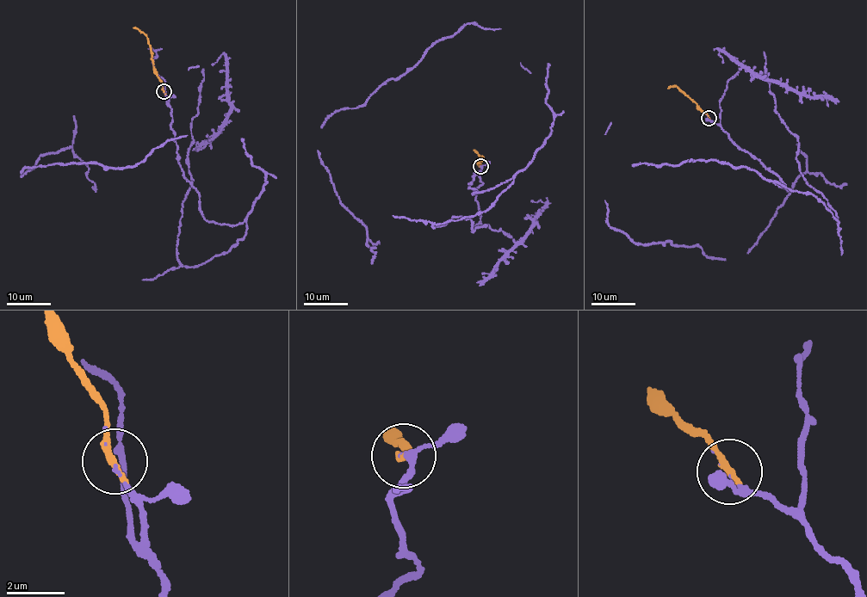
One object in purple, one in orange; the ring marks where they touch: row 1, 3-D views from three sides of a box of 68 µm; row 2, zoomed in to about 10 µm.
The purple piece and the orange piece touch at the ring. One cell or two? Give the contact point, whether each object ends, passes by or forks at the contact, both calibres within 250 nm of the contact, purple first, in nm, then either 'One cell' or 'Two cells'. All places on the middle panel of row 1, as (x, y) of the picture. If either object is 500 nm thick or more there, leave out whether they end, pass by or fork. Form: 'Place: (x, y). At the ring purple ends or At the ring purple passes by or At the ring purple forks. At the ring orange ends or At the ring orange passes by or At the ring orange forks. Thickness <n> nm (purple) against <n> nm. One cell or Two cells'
Place: (480, 166). At the ring purple ends. At the ring orange ends. Thickness 70 nm (purple) against 280 nm. One cell

